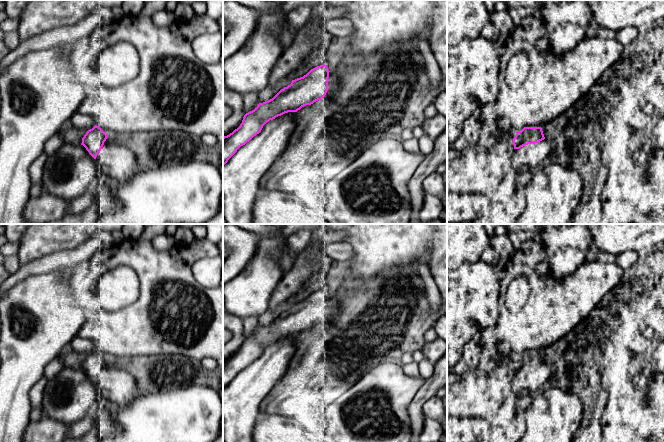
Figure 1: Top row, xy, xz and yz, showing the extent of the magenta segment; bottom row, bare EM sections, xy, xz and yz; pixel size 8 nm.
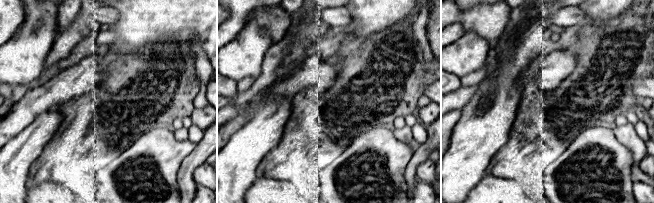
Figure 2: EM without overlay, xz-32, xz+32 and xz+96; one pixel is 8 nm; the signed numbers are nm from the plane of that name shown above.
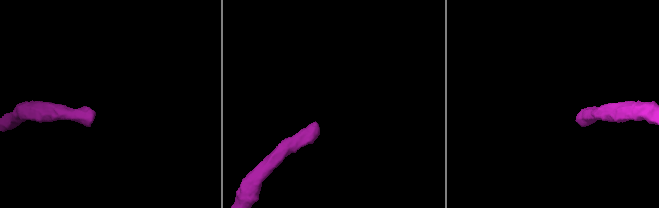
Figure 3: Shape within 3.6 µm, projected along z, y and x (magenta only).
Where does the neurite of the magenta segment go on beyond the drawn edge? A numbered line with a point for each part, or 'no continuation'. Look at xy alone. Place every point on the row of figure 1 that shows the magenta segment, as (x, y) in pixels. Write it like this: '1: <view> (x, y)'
1: xy (116, 163)

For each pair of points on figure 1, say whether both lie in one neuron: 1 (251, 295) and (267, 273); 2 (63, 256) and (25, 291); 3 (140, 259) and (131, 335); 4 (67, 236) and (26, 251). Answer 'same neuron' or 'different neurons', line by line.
1: same neuron
2: different neurons
3: same neuron
4: same neuron

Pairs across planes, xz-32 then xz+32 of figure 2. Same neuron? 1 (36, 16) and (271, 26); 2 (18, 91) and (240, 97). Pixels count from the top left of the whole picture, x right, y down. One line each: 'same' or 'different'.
1: different
2: different

